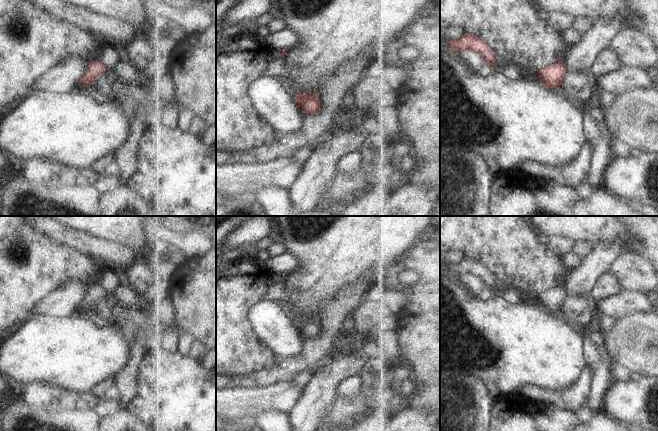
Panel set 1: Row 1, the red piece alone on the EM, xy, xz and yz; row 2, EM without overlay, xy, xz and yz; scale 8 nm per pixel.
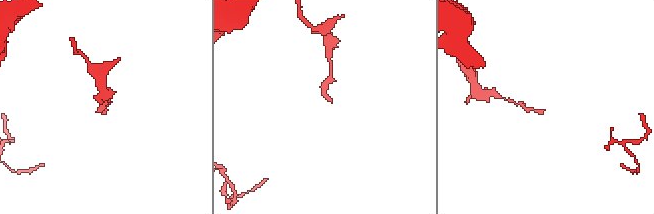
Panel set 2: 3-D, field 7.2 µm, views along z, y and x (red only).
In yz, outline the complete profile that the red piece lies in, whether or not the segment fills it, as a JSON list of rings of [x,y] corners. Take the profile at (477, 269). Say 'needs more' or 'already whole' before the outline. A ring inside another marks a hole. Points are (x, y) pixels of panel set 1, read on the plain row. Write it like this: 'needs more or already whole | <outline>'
already whole | [[[465,258],[463,261],[455,264],[446,262],[446,267],[450,274],[455,277],[470,273],[480,278],[490,290],[497,287],[495,285],[495,276],[480,262]]]

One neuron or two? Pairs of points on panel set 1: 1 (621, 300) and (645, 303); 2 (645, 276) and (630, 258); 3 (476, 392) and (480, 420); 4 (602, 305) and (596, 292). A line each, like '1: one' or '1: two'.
1: one
2: one
3: one
4: two

